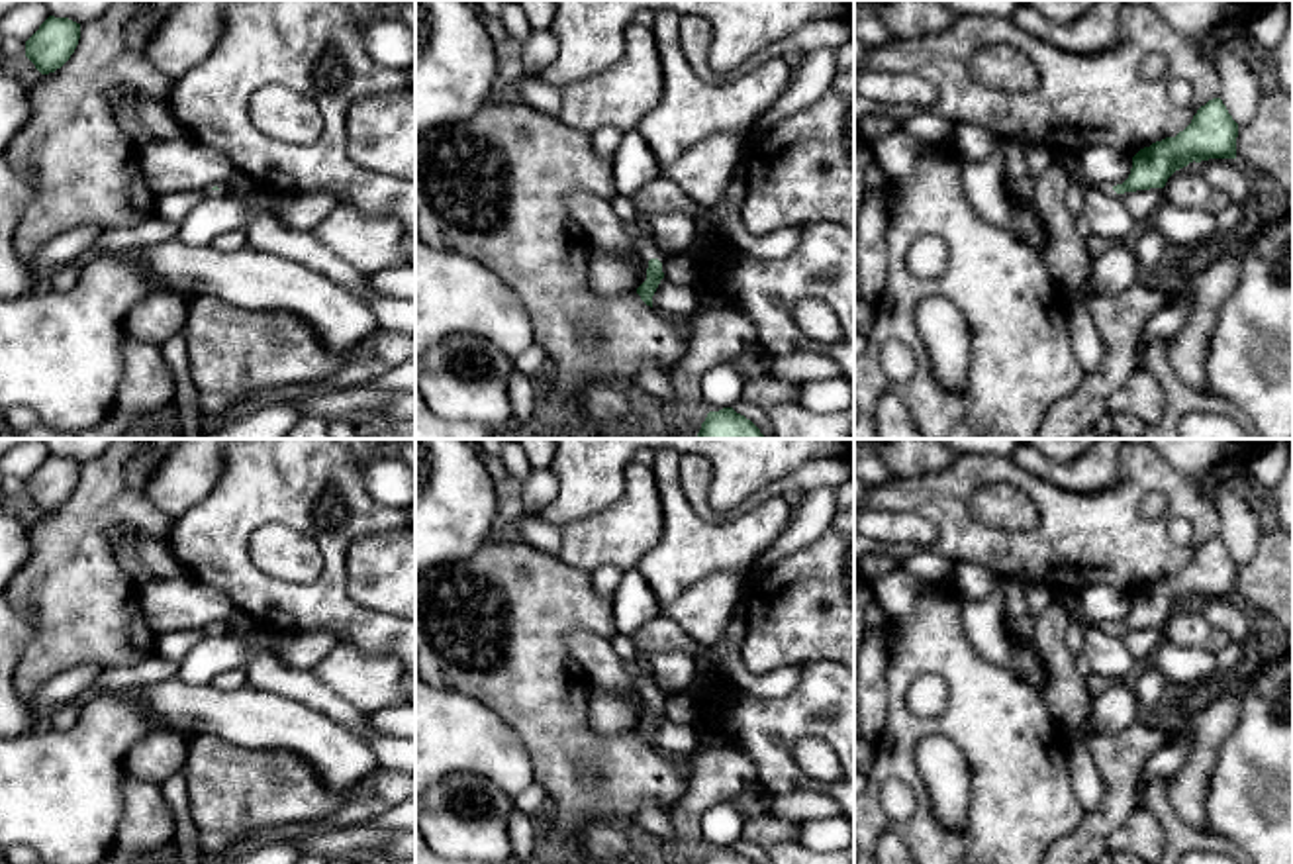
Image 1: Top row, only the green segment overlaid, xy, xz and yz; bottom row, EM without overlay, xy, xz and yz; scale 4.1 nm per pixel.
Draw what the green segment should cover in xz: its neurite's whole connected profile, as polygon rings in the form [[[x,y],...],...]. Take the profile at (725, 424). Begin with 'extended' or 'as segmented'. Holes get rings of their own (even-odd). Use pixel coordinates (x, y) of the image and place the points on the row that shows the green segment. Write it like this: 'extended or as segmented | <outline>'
as segmented | [[[723,408],[719,411],[709,411],[701,429],[699,439],[764,439],[760,429],[737,413],[733,408]]]

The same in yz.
as segmented | [[[1221,98],[1209,100],[1197,110],[1191,123],[1175,137],[1166,137],[1140,149],[1132,157],[1132,168],[1117,194],[1164,188],[1168,178],[1187,167],[1209,159],[1236,159],[1238,123]]]

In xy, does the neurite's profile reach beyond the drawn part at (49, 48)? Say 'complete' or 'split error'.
complete

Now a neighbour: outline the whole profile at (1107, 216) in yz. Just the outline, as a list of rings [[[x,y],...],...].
[[[1113,188],[1087,190],[1083,217],[1089,221],[1091,233],[1101,239],[1132,241],[1140,227]]]

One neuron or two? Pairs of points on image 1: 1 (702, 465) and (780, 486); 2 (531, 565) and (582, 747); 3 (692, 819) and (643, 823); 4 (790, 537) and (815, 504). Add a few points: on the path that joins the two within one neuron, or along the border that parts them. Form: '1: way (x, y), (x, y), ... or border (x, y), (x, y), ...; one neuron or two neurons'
1: way (700, 494), (712, 516), (731, 516), (751, 502); one neuron
2: way (531, 610), (531, 682), (545, 702); one neuron
3: border (669, 814), (680, 837), (702, 839); two neurons
4: way (798, 529), (815, 512); one neuron

